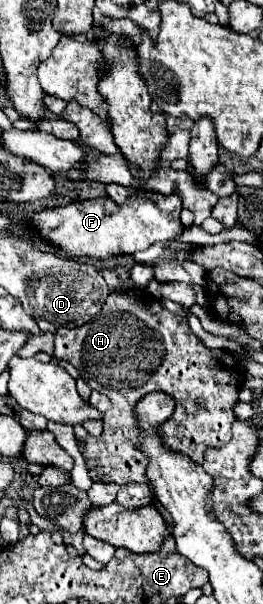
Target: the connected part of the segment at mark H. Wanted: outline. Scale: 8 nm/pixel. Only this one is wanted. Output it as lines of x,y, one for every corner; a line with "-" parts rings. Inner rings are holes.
140,289
112,291
106,303
110,303
110,311
106,309
106,315
98,315
96,319
88,321
84,327
76,327
76,329
60,327
54,339
54,355
76,365
80,375
84,375
84,381
88,383
88,387
104,393
112,401
112,407
104,413
102,435
96,439
88,435
84,449
80,445
80,451
88,463
92,479
104,481
104,483
118,483
118,485
148,483
146,463
150,459
146,453
138,449
140,423
136,421
138,419
136,403
154,391
164,391
176,401
176,409
172,417
158,427
160,439
168,449
172,447
172,451
184,453
192,461
202,465
202,455
208,447
220,447
230,441
230,425
236,419
234,405
240,401
238,399
238,385
240,385
238,359
230,351
226,351
226,359
224,359
222,349
208,349
206,345
202,345
202,341
190,331
188,321
184,317
164,309
162,303
156,303
156,299
152,299
152,295
148,295
146,291
140,291
-
196,399
204,399
204,405
200,407

